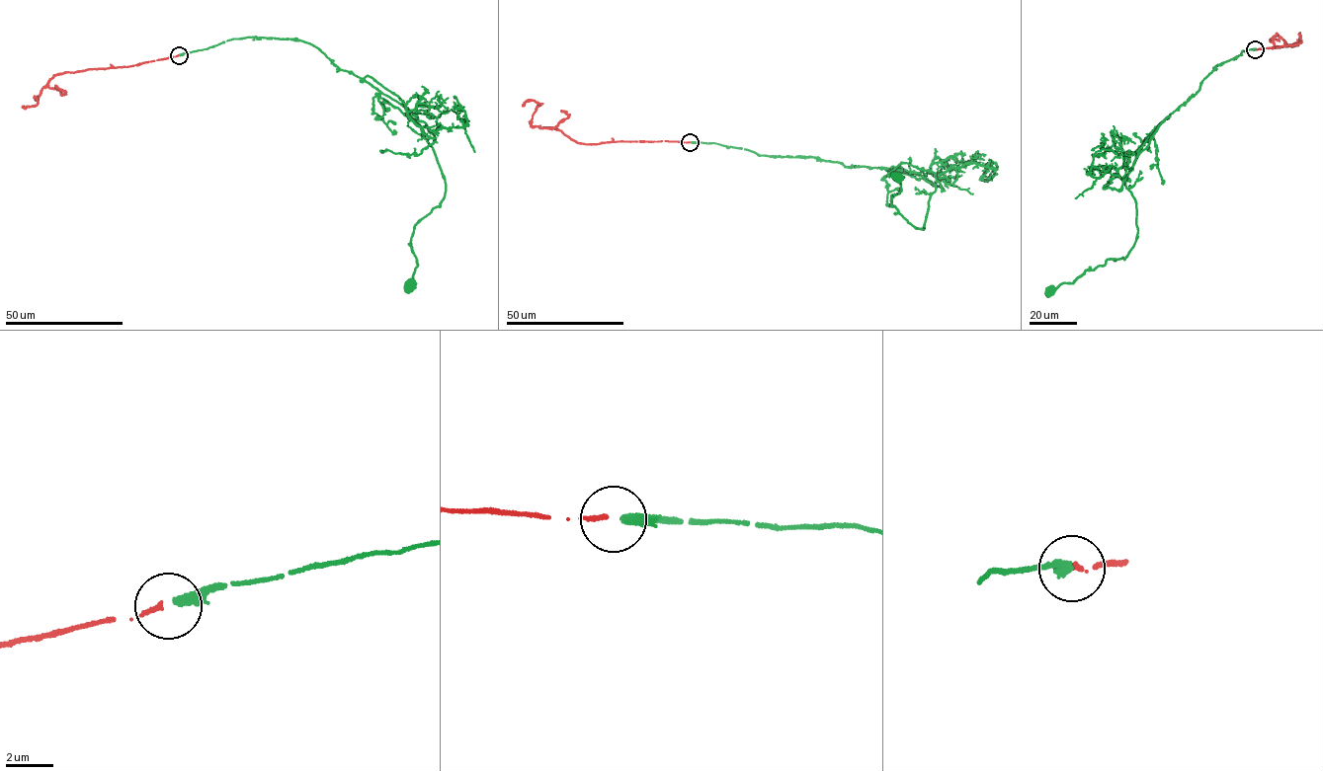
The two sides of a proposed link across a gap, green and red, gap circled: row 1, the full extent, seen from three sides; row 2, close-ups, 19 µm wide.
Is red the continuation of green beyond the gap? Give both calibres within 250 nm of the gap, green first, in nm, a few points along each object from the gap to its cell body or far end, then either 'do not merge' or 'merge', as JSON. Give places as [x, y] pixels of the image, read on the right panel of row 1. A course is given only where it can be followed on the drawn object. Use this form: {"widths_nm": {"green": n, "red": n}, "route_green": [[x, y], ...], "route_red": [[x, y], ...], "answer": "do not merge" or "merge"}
{"widths_nm": {"green": 360, "red": 190}, "route_green": [[1255, 48], [1216, 66], [1139, 149], [1124, 181], [1137, 212], [1136, 239], [1128, 255], [1108, 259], [1052, 291]], "route_red": [[1255, 49], [1293, 45], [1301, 39], [1300, 34], [1297, 43], [1292, 46], [1277, 36], [1270, 40], [1280, 41]], "answer": "merge"}

